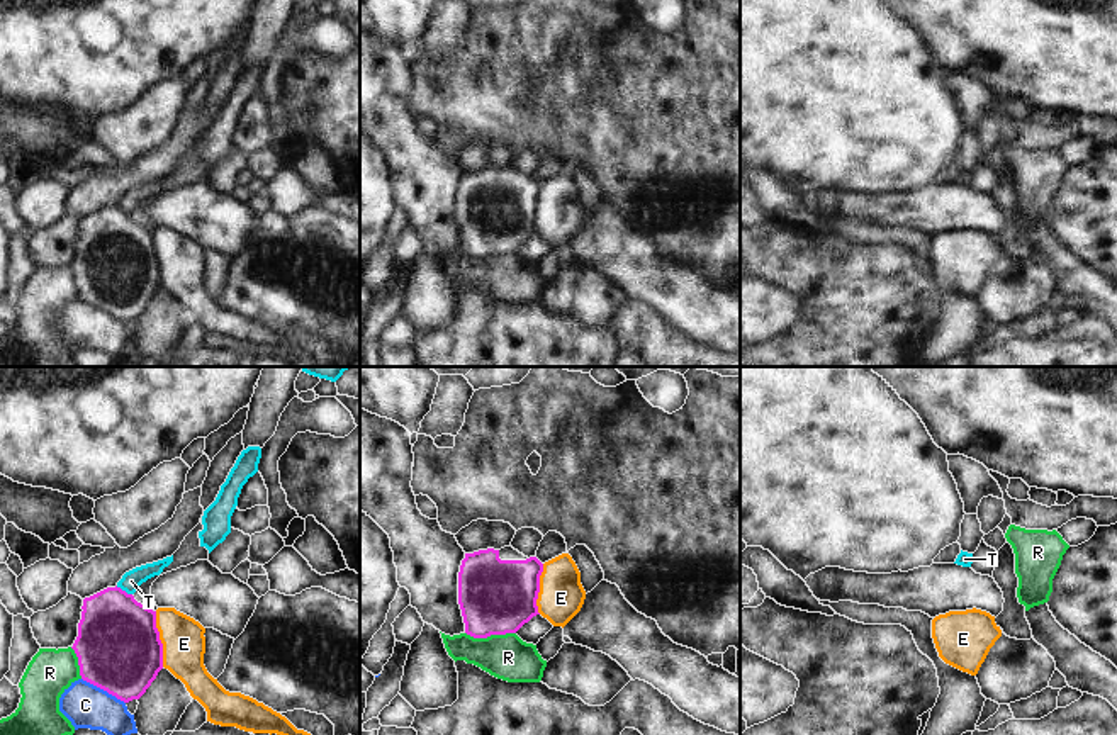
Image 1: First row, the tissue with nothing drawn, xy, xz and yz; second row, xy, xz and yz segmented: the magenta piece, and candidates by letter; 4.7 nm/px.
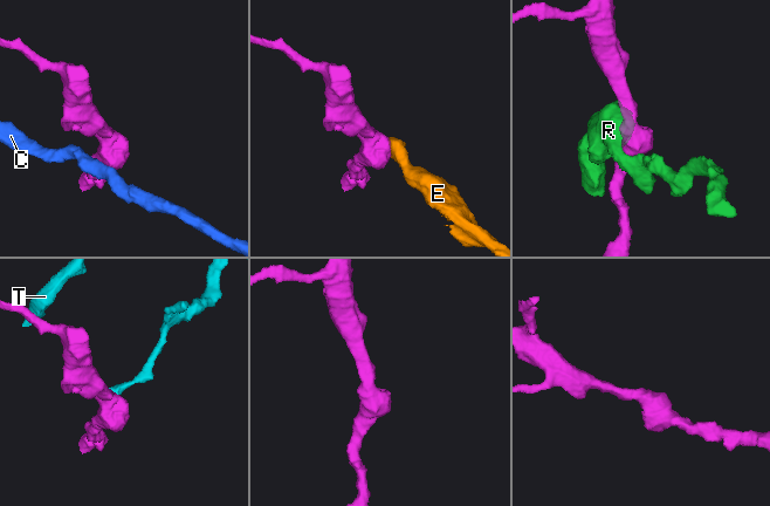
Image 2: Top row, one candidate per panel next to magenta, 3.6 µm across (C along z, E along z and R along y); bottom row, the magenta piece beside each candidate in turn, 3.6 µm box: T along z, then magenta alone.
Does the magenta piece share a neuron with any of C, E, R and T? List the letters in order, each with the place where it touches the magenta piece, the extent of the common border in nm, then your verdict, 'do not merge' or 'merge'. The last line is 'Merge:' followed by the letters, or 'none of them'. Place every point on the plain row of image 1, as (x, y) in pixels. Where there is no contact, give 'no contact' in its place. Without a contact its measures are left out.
C: meets magenta in xy at (104, 309); contact 240 nm long; do not merge
E: meets magenta in xy at (158, 258); contact 260 nm long; do not merge
R: meets magenta in xz at (491, 253); contact 240 nm long; do not merge
T: meets magenta in xy at (124, 211); contact 90 nm long; do not merge
Merge: none of them

